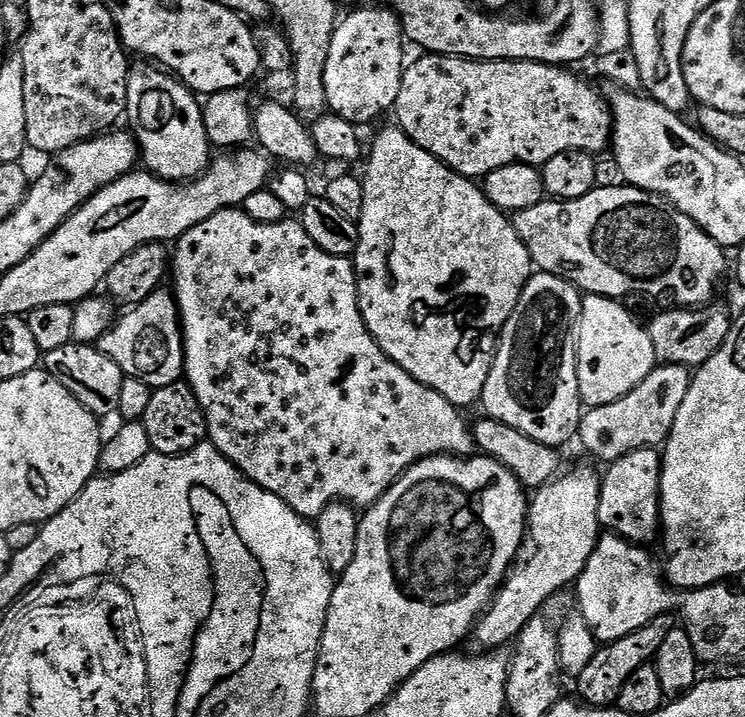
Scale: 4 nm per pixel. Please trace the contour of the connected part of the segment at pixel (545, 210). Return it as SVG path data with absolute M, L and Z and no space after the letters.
M597 186L590 194L586 194L577 200L553 200L546 198L538 206L530 206L530 210L522 210L511 217L512 225L516 227L518 238L526 246L526 250L532 255L532 263L541 272L549 272L555 276L561 276L563 280L568 280L576 285L581 293L594 296L611 296L613 298L625 298L624 296L664 296L676 300L677 305L686 308L699 308L713 303L716 287L720 284L720 279L724 276L724 256L725 249L721 248L718 242L714 242L703 232L686 214L682 214L678 209L672 207L662 196L656 196L653 192L644 192L641 188L623 186L624 188L603 188Z

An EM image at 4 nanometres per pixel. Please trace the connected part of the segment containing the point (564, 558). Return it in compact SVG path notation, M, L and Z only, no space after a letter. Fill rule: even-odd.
M576 468L569 476L561 475L550 484L535 489L528 505L528 523L524 534L524 542L520 546L518 559L513 563L498 595L489 605L487 612L476 622L474 640L484 650L500 650L503 644L511 645L525 626L541 615L544 603L551 596L556 596L564 587L575 585L576 580L586 570L586 562L590 562L590 554L594 554L594 546L602 535L598 518L598 502L600 501L601 477L596 476L592 468Z

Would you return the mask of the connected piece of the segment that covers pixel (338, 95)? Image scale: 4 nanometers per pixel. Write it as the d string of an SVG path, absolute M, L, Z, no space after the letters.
M387 6L381 8L360 8L348 17L341 19L336 26L336 33L330 42L330 54L326 58L326 98L328 108L337 116L350 123L363 126L379 118L383 112L391 113L396 107L398 90L402 90L402 78L406 67L404 60L406 37L400 17Z

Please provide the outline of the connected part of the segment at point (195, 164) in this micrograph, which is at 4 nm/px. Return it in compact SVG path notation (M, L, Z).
M155 63L131 65L127 122L140 145L143 167L160 180L191 182L198 179L214 159L214 145L208 140L204 109L197 93Z

